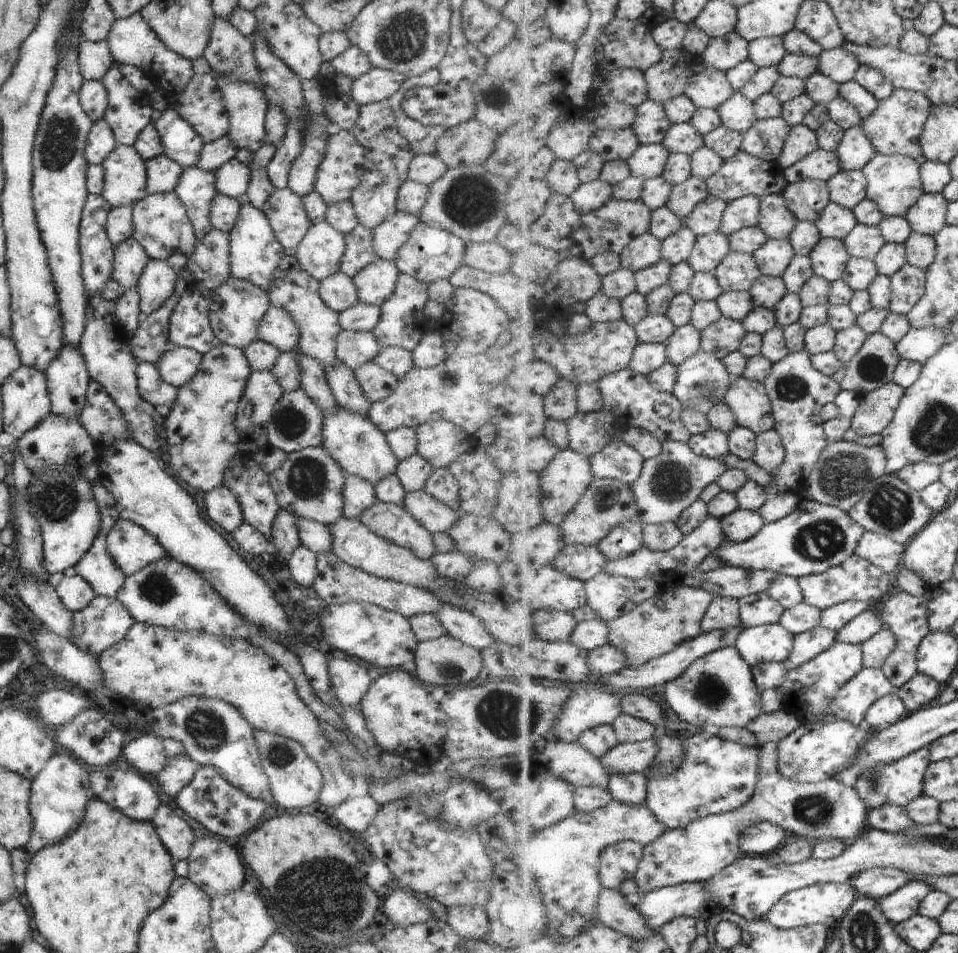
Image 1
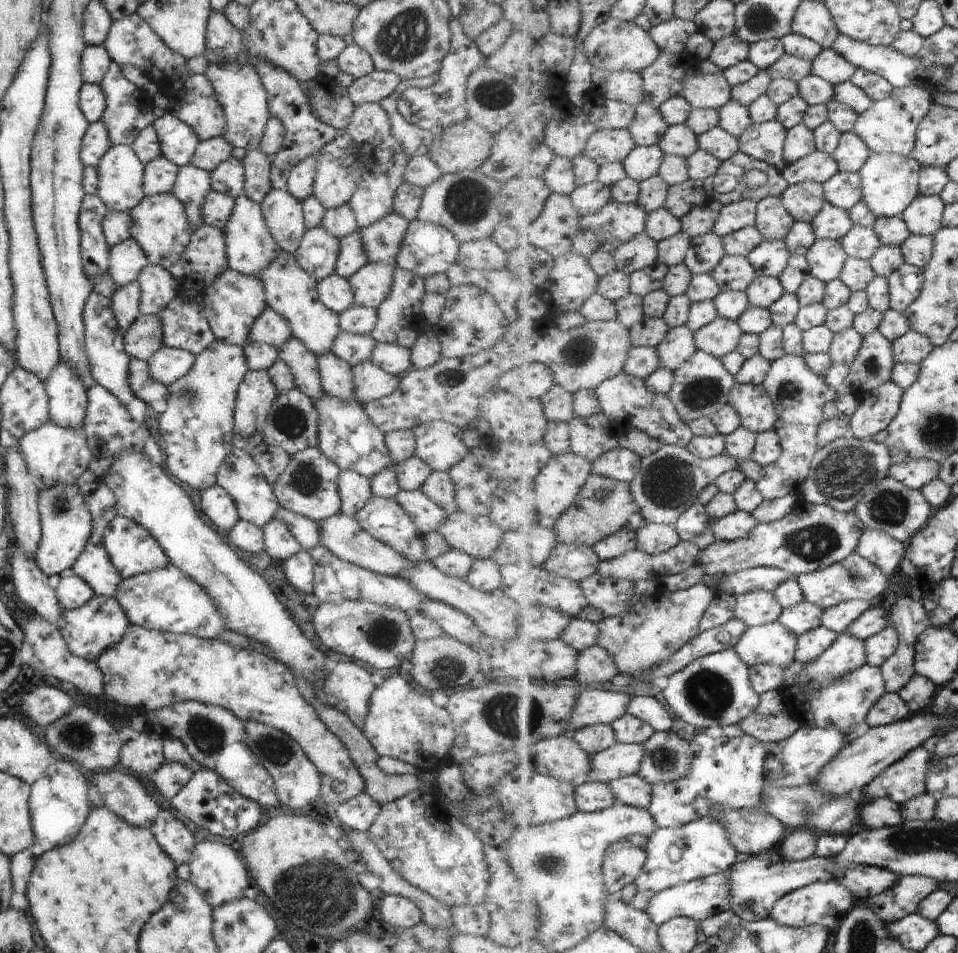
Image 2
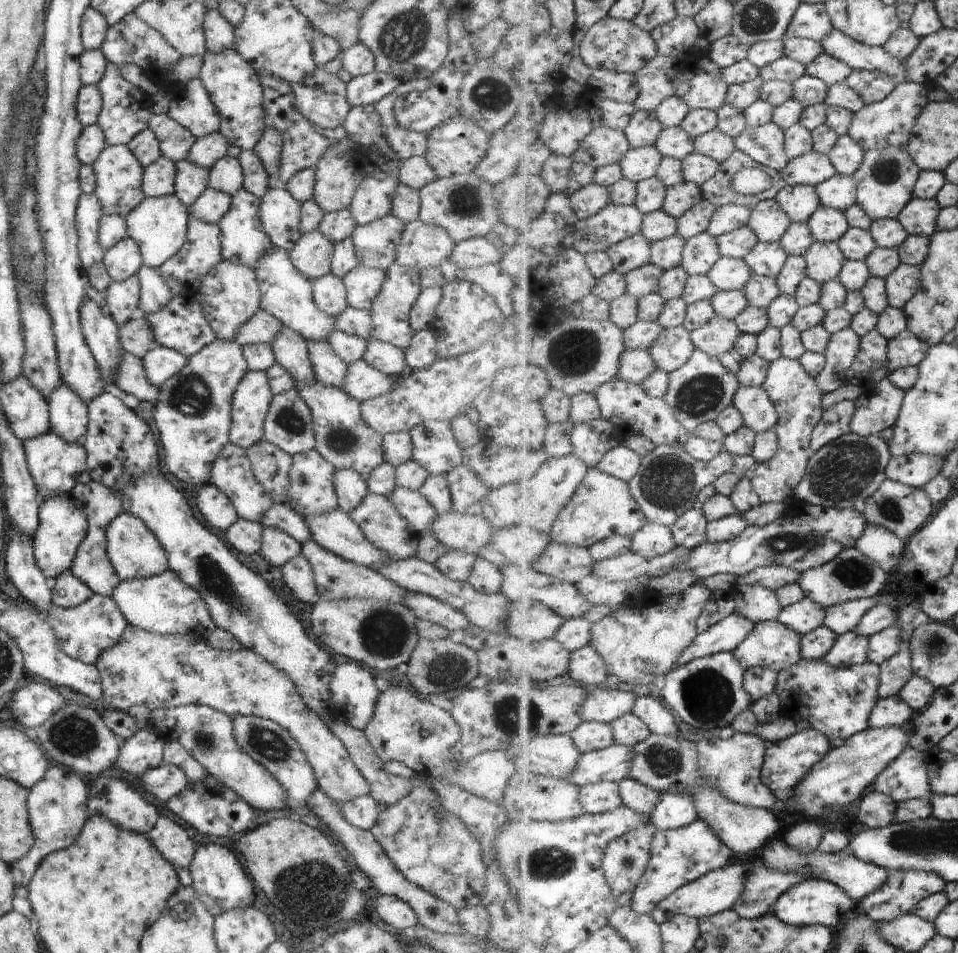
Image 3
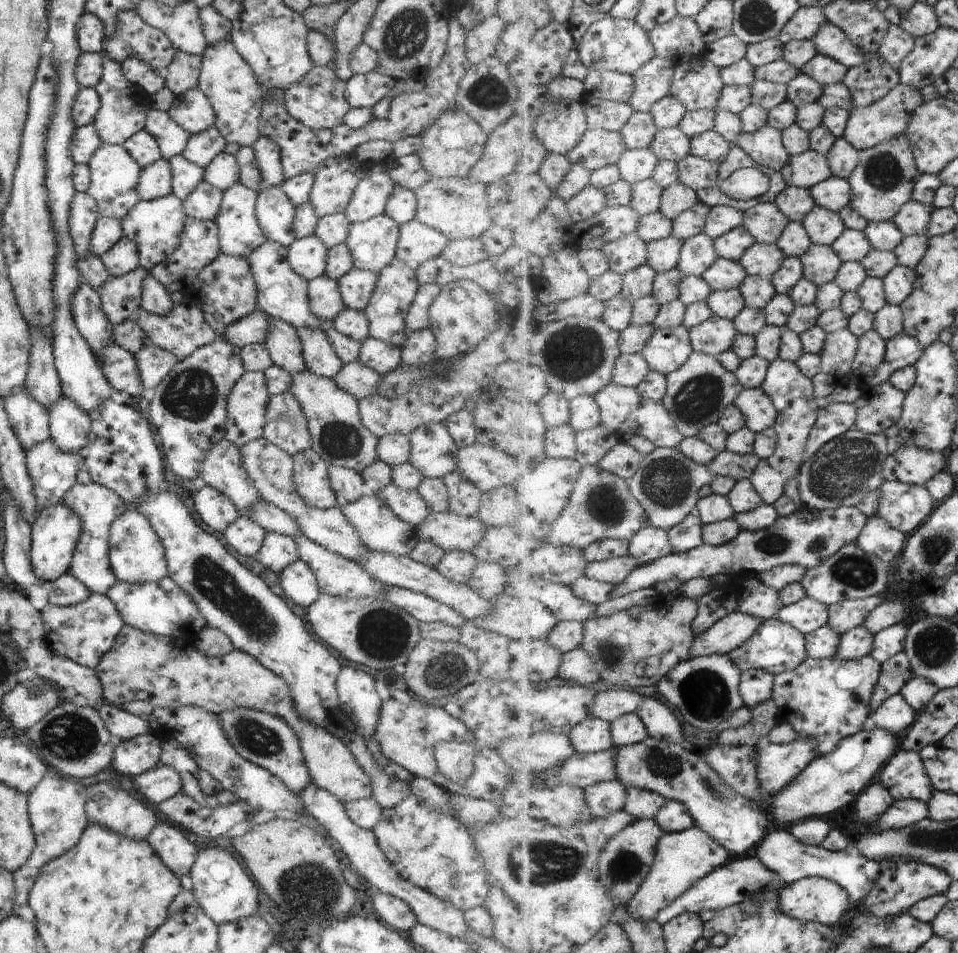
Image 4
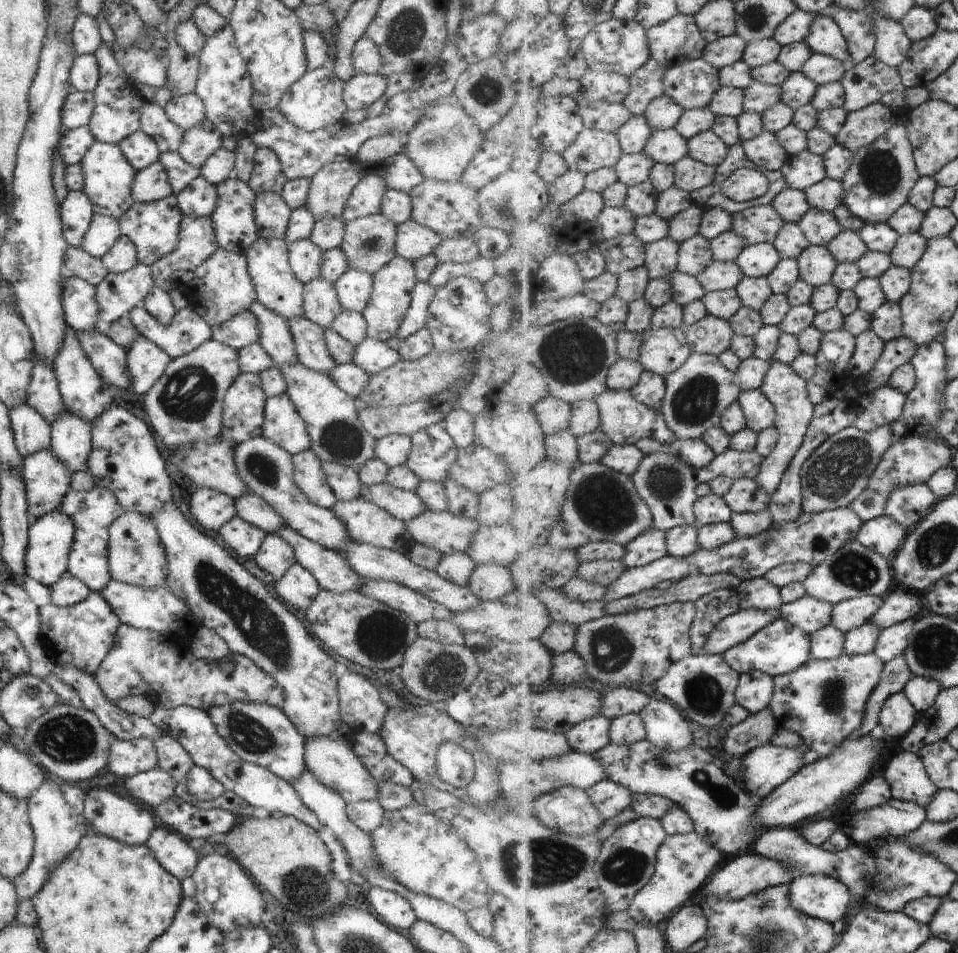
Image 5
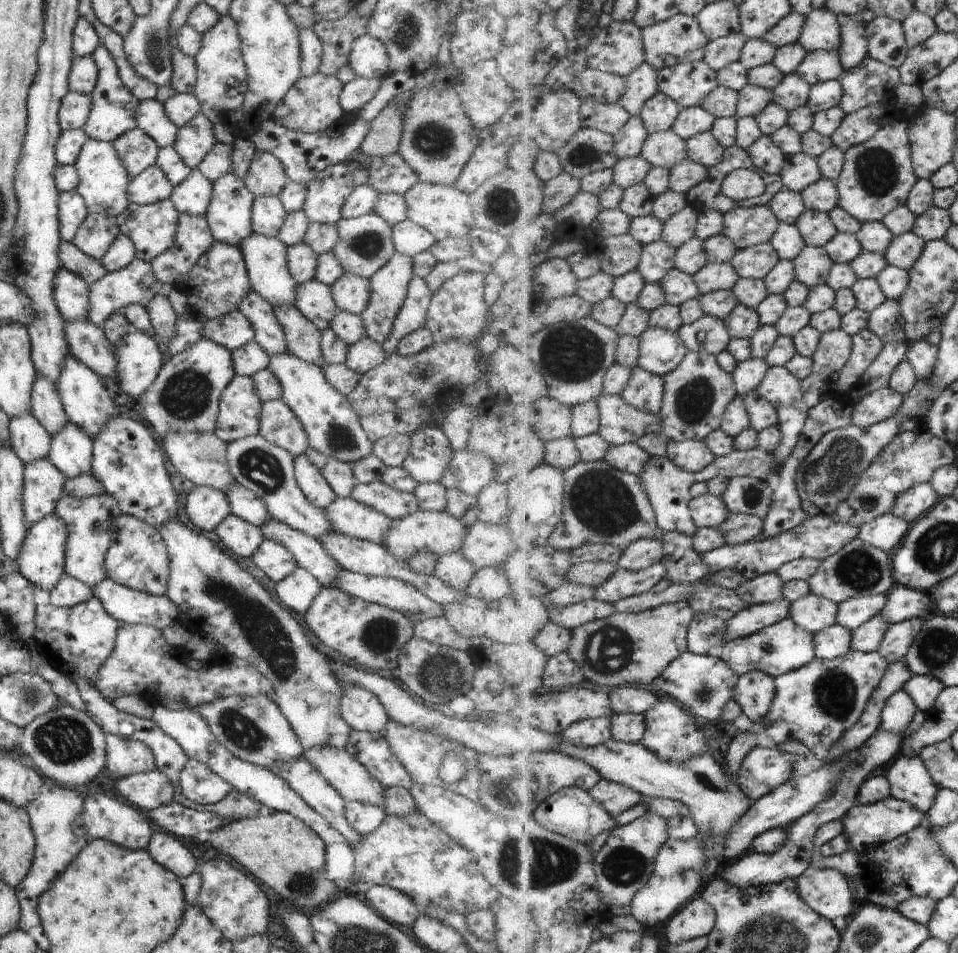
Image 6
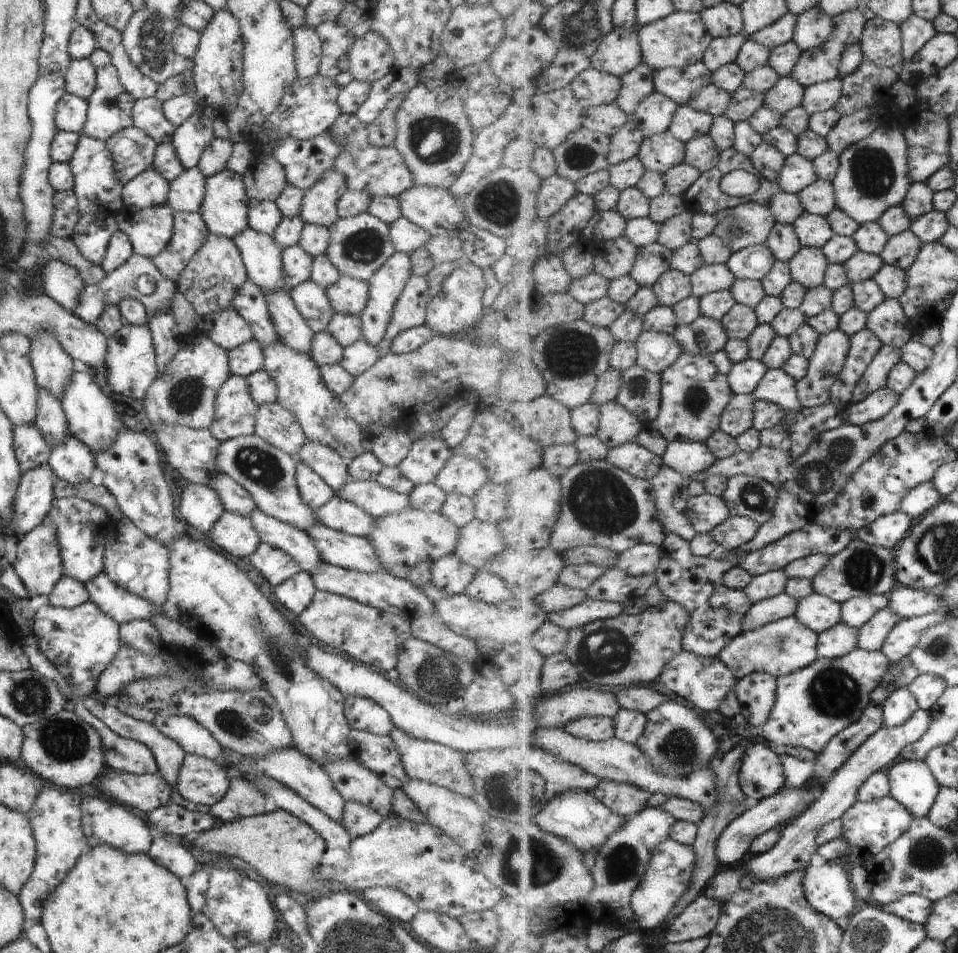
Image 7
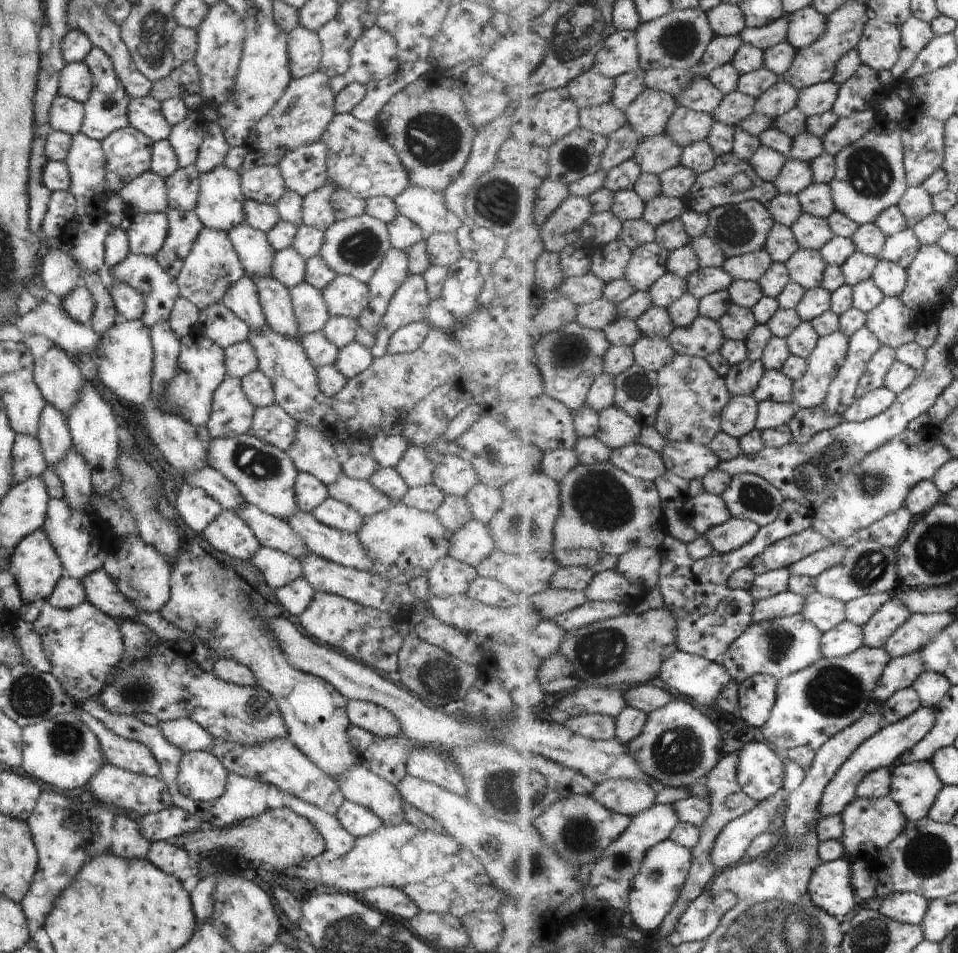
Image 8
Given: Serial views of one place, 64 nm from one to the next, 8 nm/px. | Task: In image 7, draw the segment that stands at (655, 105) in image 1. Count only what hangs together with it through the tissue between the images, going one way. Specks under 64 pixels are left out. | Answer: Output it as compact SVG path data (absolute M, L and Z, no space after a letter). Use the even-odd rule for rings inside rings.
M632 118L629 119L629 122L611 137L611 152L609 152L611 167L637 156L644 139L637 122Z

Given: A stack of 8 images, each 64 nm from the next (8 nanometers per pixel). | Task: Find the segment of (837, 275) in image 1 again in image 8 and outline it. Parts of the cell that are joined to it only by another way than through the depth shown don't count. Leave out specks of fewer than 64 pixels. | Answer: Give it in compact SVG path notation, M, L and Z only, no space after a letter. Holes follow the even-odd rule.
M801 248L785 263L791 273L791 280L807 290L822 286L827 265L821 251Z

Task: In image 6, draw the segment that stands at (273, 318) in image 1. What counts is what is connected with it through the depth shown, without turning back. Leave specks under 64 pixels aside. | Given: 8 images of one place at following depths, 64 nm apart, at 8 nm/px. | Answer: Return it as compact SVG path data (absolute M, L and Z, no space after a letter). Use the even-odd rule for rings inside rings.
M236 310L211 320L199 320L201 336L227 348L235 350L244 344L254 341L255 333L249 322Z

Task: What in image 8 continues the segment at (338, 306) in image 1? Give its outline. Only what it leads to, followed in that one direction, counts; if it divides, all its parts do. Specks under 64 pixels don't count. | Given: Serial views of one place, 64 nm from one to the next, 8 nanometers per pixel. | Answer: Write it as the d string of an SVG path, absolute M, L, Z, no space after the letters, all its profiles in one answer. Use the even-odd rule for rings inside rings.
M303 282L288 288L288 293L293 314L295 314L297 332L303 336L321 331L330 317L325 302L321 298L321 291Z

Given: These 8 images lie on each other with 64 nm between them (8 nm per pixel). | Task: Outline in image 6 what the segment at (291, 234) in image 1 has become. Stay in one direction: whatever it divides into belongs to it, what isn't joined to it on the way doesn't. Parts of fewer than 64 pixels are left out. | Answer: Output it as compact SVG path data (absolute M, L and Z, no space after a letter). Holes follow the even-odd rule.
M258 196L251 206L251 230L255 234L276 237L287 212L276 196Z

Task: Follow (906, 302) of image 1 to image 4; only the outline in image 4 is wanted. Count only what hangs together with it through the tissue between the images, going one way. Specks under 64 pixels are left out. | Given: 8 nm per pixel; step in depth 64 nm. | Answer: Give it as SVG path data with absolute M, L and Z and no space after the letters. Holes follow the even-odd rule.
M898 265L883 280L887 303L900 306L915 291L918 275L915 269Z

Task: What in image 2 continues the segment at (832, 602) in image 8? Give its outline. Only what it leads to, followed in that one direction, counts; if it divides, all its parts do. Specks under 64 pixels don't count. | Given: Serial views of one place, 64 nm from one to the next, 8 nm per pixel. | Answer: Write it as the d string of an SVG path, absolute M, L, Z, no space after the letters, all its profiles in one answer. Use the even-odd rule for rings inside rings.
M805 600L793 608L784 609L778 622L781 622L795 635L803 635L822 626L824 608Z

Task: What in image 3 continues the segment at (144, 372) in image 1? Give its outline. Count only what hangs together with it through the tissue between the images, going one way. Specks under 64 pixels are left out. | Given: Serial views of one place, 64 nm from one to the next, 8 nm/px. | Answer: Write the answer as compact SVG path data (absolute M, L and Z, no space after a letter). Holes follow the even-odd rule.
M122 352L122 360L114 377L114 384L123 394L133 395L140 402L155 402L158 388L150 385L144 374L142 360Z

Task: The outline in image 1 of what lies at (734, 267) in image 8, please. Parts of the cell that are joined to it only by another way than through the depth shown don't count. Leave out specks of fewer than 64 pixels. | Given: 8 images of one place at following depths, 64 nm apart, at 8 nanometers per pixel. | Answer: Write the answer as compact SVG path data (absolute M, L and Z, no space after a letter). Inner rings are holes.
M768 239L753 258L757 259L763 275L783 277L791 260L795 256L795 250L789 239Z

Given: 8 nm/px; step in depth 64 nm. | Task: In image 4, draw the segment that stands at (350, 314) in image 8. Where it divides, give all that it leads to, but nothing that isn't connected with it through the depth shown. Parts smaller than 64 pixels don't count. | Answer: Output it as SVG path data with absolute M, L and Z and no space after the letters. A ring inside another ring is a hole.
M354 267L341 276L336 282L344 307L363 311L374 294L377 278L377 273Z

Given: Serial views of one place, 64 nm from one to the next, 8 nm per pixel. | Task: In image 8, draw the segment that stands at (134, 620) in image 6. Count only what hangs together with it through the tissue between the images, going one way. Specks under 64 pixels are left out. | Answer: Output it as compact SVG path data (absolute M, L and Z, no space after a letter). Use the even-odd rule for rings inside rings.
M102 568L81 578L79 582L85 591L86 601L110 617L131 619L139 612L137 606L133 606L133 602L121 596L121 592Z

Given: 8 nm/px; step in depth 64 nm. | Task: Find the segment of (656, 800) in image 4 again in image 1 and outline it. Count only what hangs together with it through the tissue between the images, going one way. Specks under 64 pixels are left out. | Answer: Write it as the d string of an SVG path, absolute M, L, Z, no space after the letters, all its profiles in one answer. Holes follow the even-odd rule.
M643 773L619 774L610 779L609 790L615 800L632 805L647 805L648 777Z

